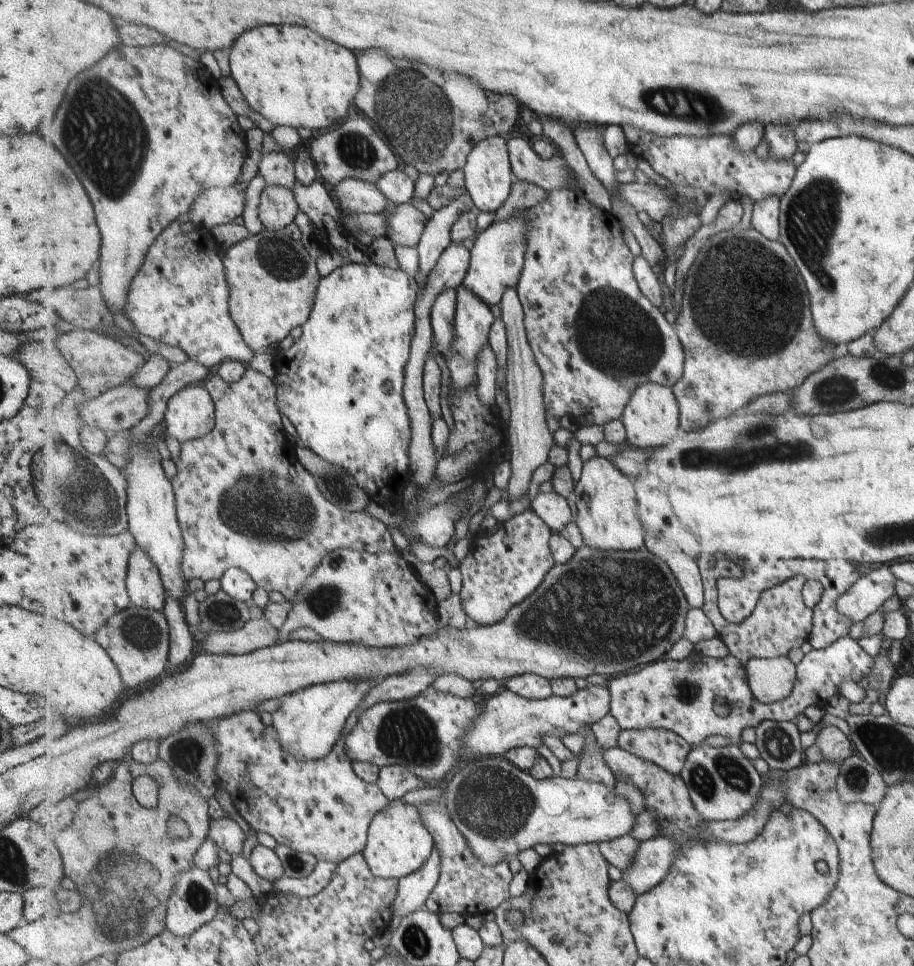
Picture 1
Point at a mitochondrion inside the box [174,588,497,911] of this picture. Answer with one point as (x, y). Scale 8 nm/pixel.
(408, 733)

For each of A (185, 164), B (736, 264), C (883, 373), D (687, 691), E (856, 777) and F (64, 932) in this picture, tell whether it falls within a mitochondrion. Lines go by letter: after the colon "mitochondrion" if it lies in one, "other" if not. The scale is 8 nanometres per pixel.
A: other
B: mitochondrion
C: mitochondrion
D: mitochondrion
E: mitochondrion
F: other

